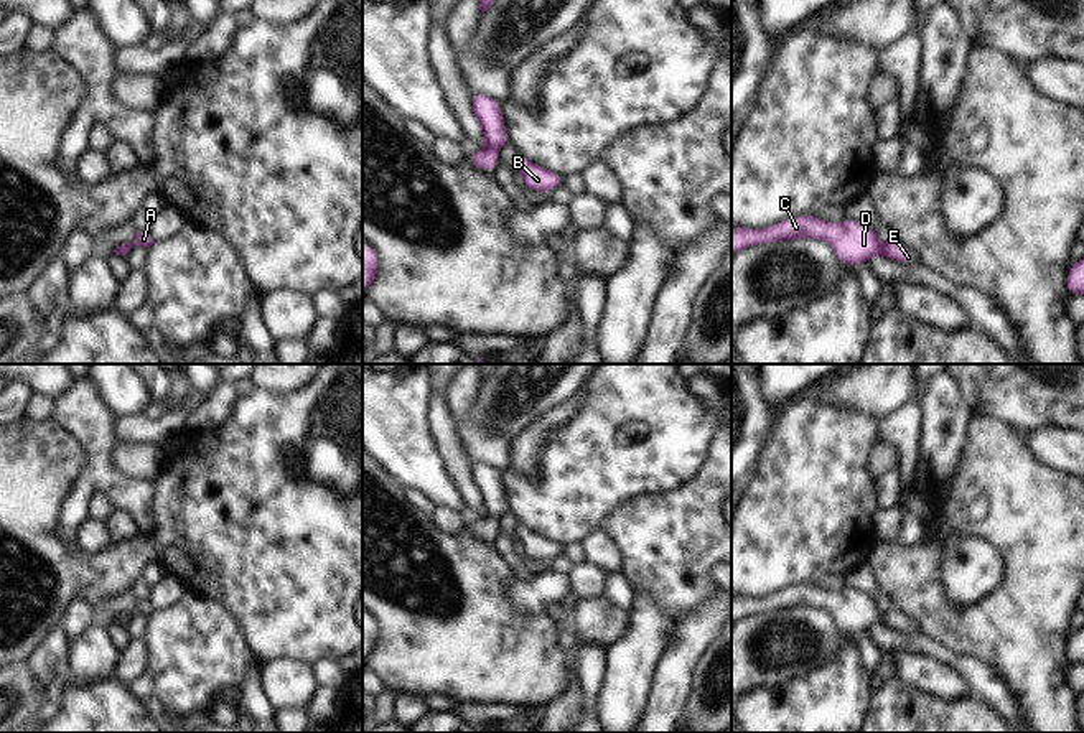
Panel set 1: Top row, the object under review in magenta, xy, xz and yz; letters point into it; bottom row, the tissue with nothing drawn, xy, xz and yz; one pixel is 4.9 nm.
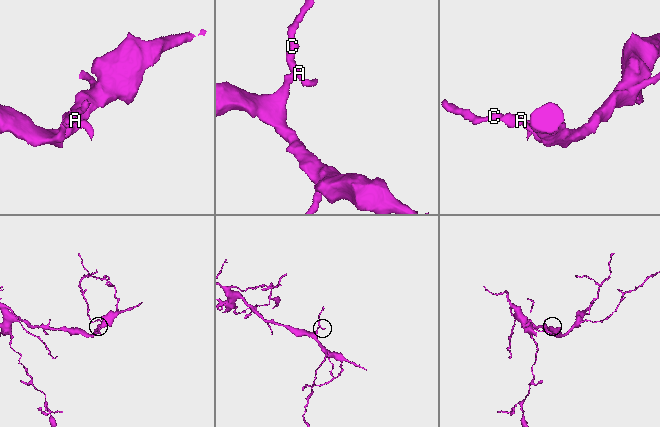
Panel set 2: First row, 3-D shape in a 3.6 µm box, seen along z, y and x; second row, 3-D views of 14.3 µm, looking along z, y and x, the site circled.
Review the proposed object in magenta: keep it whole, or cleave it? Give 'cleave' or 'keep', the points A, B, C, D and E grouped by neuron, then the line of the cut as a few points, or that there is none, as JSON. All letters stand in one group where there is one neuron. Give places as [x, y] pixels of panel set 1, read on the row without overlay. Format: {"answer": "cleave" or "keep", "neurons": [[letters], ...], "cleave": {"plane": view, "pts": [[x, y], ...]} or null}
{"answer": "keep", "neurons": [["A", "B", "C", "D", "E"]], "cleave": null}

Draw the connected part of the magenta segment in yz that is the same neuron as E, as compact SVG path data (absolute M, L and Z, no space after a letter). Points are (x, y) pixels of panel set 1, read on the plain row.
M796 585L792 588L783 590L779 593L769 595L766 598L743 598L731 596L731 624L735 621L745 619L746 616L756 613L769 613L769 611L786 611L792 608L822 608L832 614L837 623L837 628L842 634L860 634L862 631L870 631L876 624L886 624L888 628L901 633L914 633L918 631L916 623L908 619L901 611L893 608L888 614L885 614L878 605L876 598L860 591L857 588L845 588L840 593L832 593L819 585Z

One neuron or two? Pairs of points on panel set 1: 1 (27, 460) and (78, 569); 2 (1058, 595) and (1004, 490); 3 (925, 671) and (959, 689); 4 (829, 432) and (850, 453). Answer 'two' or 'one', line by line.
1: one
2: one
3: one
4: one

